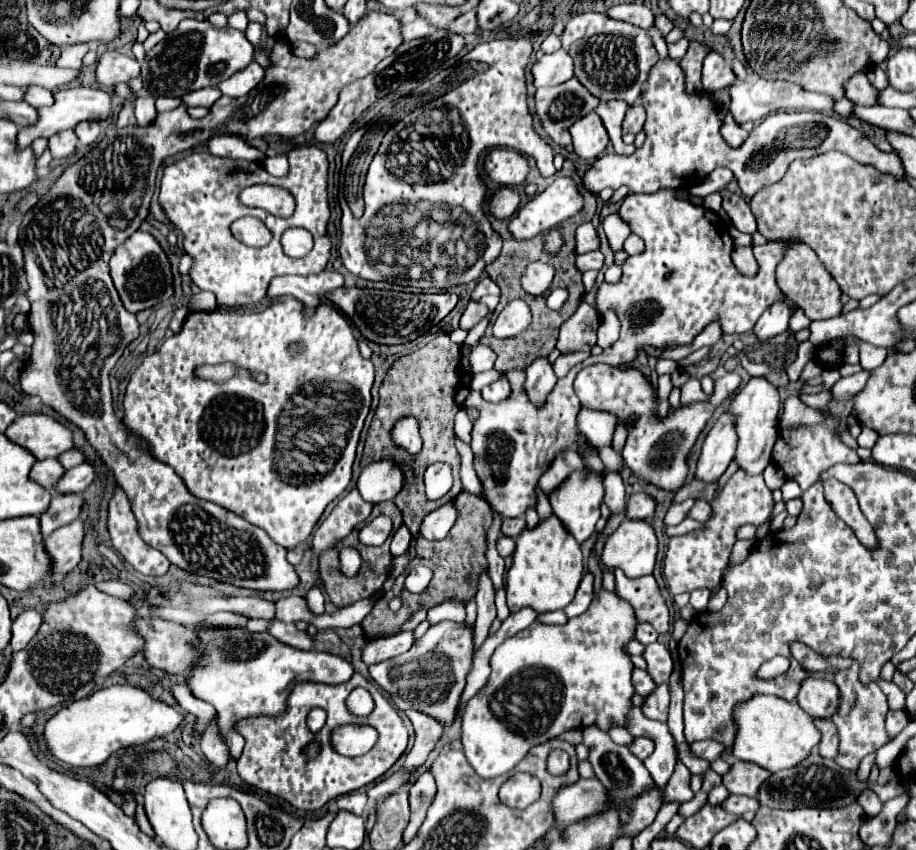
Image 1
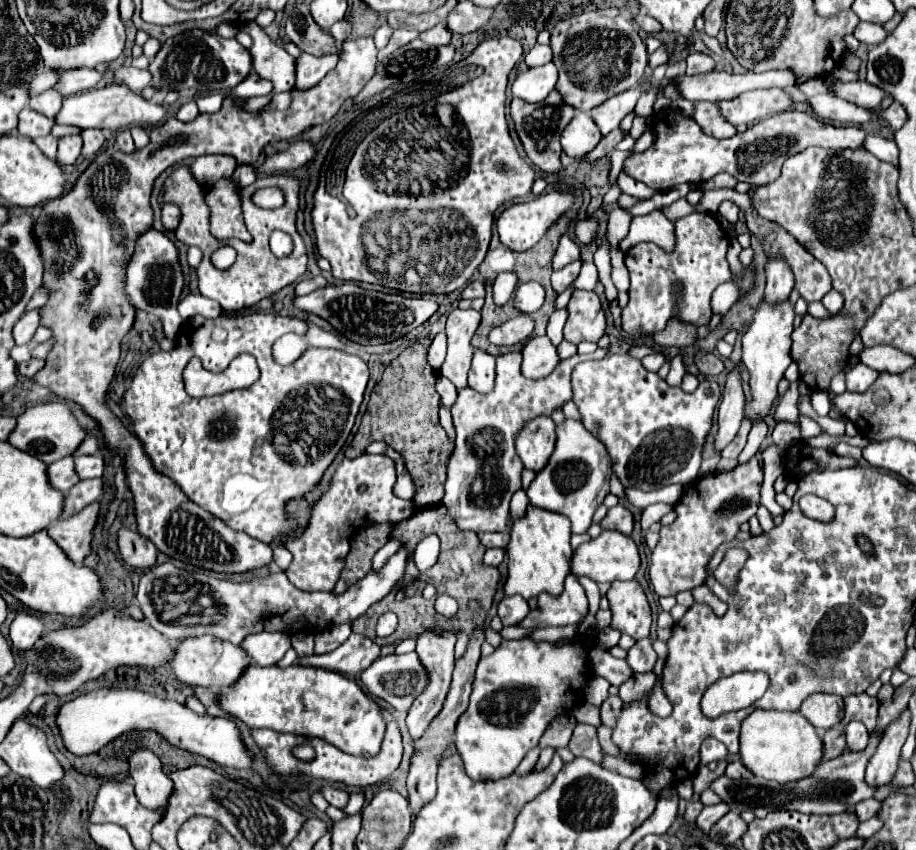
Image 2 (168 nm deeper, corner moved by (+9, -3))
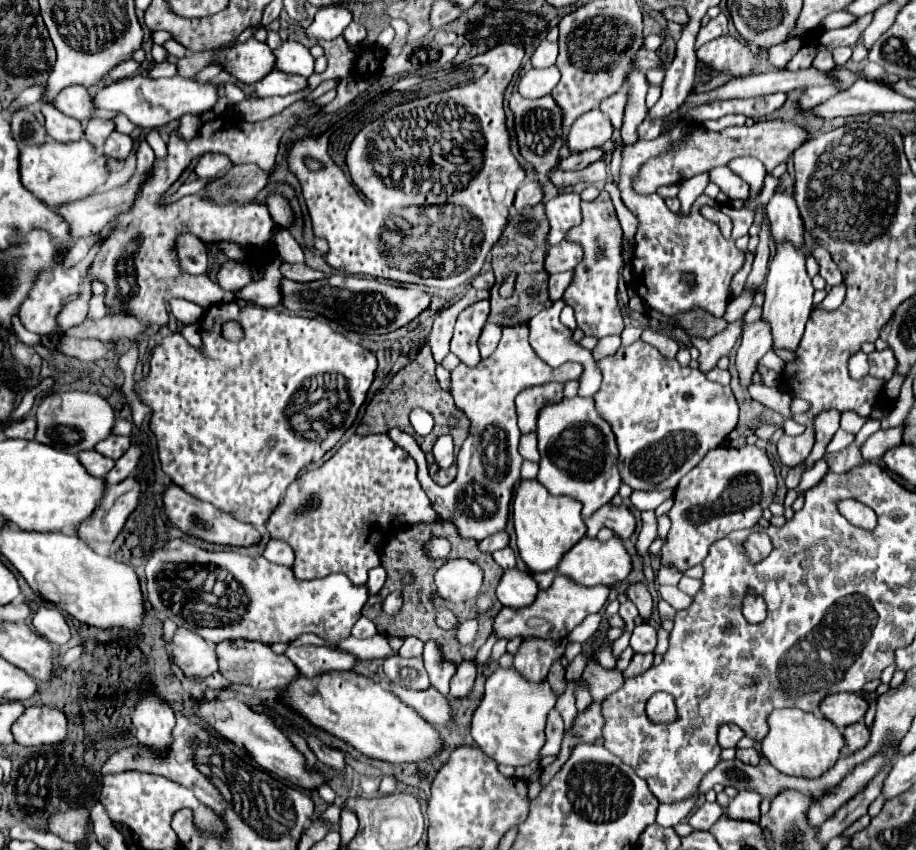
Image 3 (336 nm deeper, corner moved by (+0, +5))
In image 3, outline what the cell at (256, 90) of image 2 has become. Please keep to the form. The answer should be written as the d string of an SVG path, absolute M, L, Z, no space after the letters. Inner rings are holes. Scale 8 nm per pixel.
M274 70L264 80L260 80L254 88L256 88L256 94L260 98L266 98L266 96L286 96L286 94L294 94L294 92L306 90L308 88L308 78Z

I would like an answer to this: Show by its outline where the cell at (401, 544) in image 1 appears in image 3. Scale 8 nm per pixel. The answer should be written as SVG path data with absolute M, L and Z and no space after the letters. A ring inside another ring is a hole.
M382 566L374 568L374 570L370 572L370 578L368 578L368 594L370 594L370 596L378 594L380 588L384 586L384 580L386 580L386 572L384 572L384 568L382 568Z

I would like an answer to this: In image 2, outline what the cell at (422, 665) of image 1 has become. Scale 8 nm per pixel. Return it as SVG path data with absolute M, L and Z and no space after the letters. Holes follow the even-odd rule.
M409 652L409 654L389 654L385 658L377 658L369 668L365 668L359 674L359 680L363 682L363 686L367 688L367 692L371 696L385 700L399 712L407 712L407 708L413 704L413 700L427 688L429 676L417 656L417 652Z

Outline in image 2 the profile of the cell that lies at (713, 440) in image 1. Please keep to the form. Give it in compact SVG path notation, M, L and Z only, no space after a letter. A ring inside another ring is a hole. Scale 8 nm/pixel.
M735 368L727 378L727 386L719 406L719 418L717 418L719 428L713 442L717 454L721 454L721 450L737 436L741 420L743 420L743 404L745 404L745 394L741 390L739 368Z

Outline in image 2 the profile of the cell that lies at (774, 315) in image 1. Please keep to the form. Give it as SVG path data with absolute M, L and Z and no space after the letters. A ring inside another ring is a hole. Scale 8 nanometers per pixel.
M781 258L767 260L765 274L767 274L767 286L765 286L763 300L767 304L775 304L775 306L785 302L793 290L793 284L795 284L787 264L783 264Z

